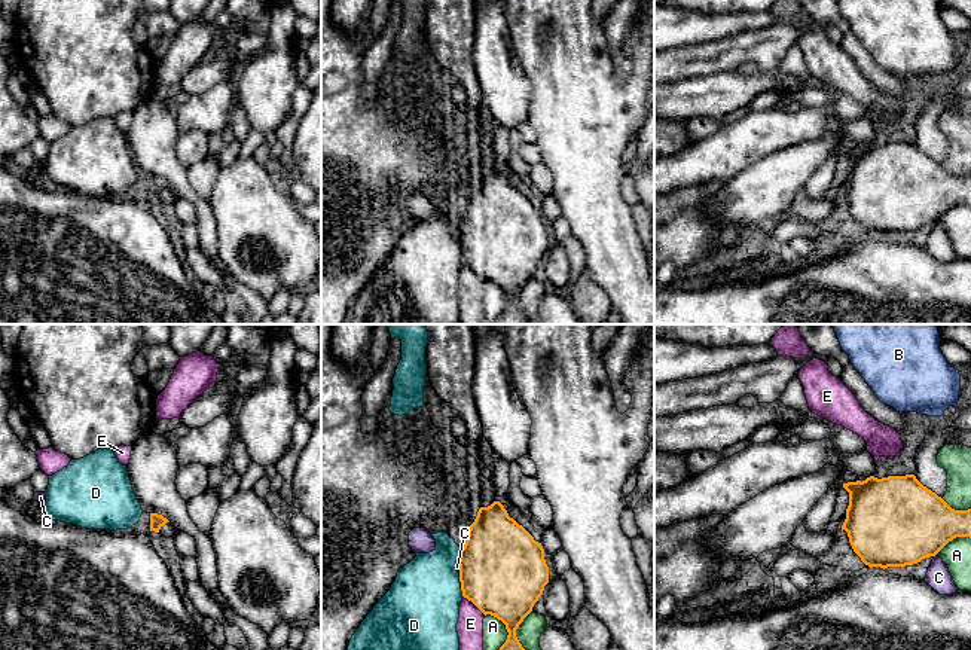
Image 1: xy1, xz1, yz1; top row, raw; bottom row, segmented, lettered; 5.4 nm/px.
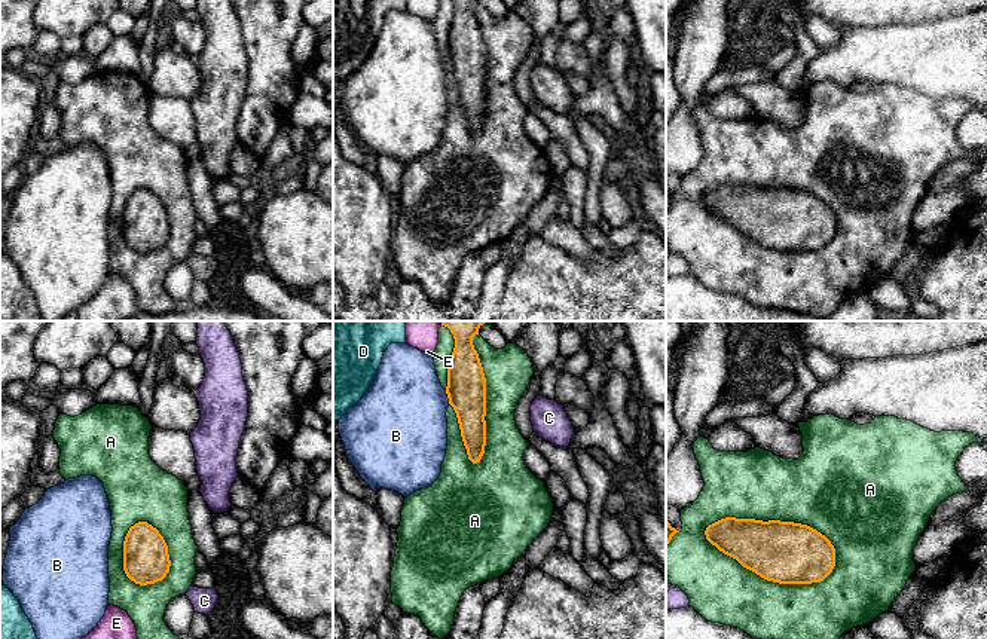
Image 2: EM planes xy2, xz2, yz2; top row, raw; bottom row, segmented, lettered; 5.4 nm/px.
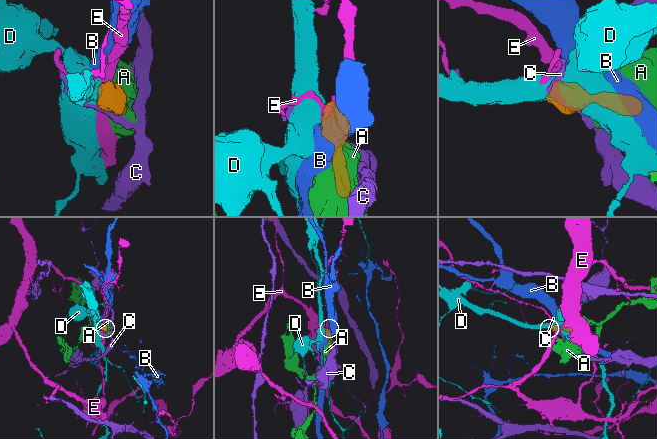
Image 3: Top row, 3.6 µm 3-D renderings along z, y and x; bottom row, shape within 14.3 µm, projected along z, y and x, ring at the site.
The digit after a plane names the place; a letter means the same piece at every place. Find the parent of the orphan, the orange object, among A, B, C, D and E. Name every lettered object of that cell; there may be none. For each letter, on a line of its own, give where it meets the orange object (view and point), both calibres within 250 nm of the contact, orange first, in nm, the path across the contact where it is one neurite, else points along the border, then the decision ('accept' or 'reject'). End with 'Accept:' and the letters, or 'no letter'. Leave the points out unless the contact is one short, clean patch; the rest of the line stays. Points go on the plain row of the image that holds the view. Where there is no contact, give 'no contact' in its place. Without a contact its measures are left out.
A: contact yz2 (769, 247); calibres 340 and 340 nm; reject
B: contact xz2 (448, 64); calibres 220 and 440 nm; border xz2 (445, 57), (449, 70); reject
C: contact xz1 (460, 235); calibres 480 and 20 nm; border xz1 (457, 231), (460, 238); reject
D: contact xz1 (461, 252); calibres 480 and 400 nm; reject
E: contact xz1 (475, 271); calibres 480 and 140 nm; reject
Accept: no letter

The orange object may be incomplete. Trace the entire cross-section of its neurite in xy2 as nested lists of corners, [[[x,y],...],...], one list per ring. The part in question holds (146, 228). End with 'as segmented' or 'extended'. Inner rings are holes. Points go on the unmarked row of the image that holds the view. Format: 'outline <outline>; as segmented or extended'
outline [[[138,189],[129,195],[123,208],[123,238],[140,253],[162,248],[169,239],[168,213],[156,195]]]; as segmented

